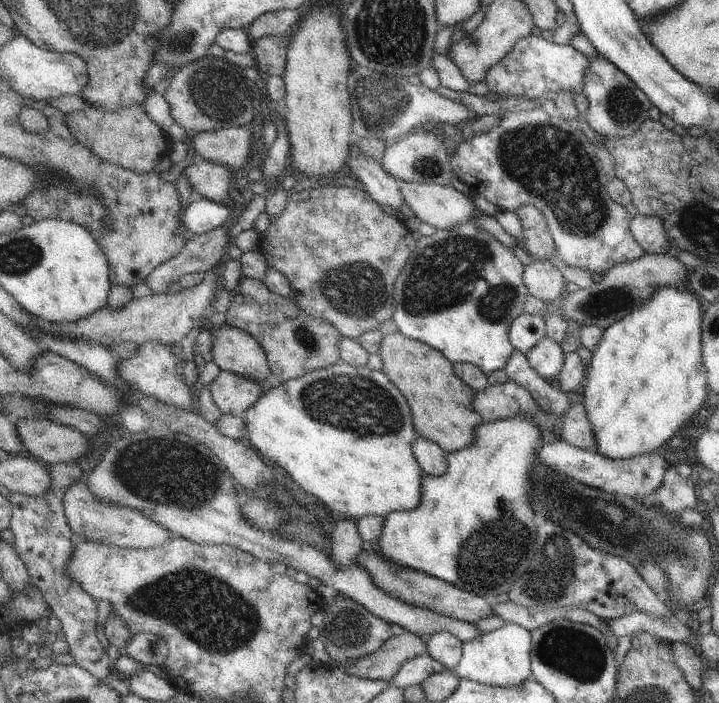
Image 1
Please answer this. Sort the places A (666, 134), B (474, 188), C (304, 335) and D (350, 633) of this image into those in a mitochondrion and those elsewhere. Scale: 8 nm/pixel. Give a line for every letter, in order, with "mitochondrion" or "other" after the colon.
A: other
B: other
C: mitochondrion
D: mitochondrion

